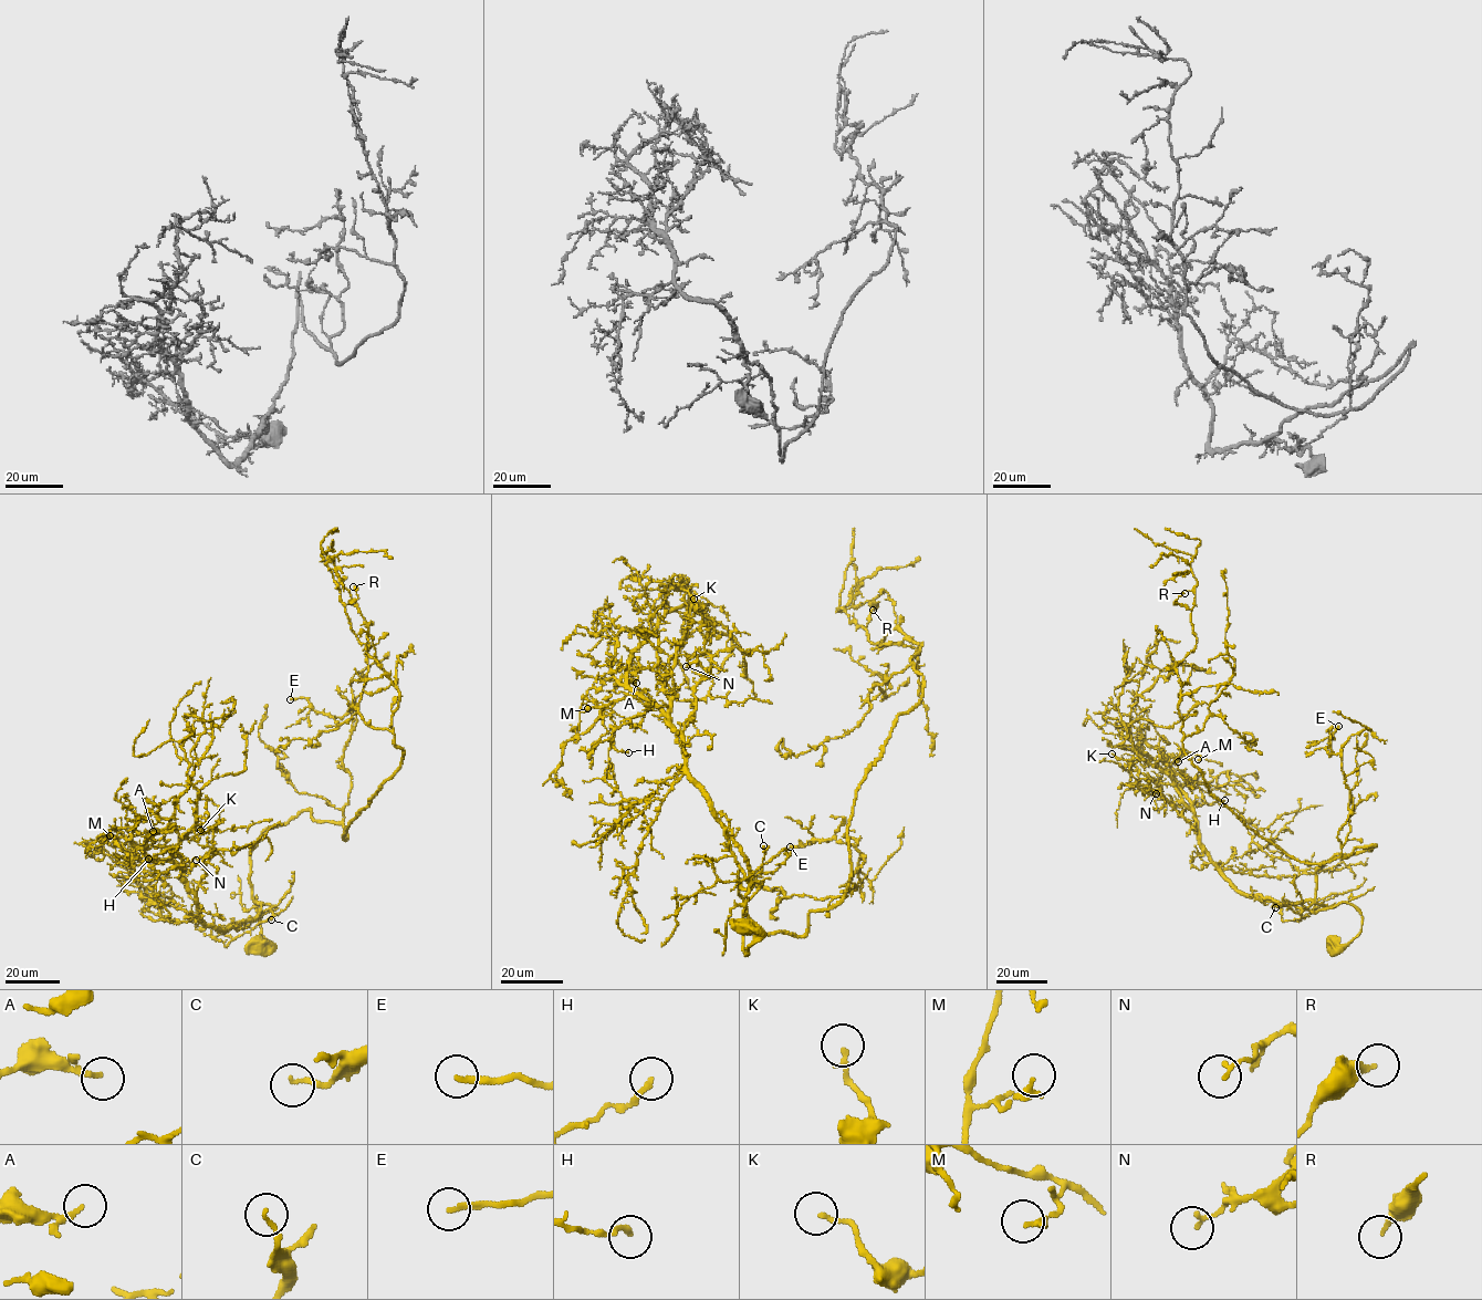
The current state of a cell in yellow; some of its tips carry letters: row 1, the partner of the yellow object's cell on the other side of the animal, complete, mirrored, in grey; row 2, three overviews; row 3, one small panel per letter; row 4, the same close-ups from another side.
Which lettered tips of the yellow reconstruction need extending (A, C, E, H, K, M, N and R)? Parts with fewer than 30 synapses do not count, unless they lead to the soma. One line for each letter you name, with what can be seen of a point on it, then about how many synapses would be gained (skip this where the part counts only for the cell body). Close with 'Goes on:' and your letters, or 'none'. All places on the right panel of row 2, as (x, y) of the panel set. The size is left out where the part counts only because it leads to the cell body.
E: place (1338, 726); 50 synapses
Goes on: E

